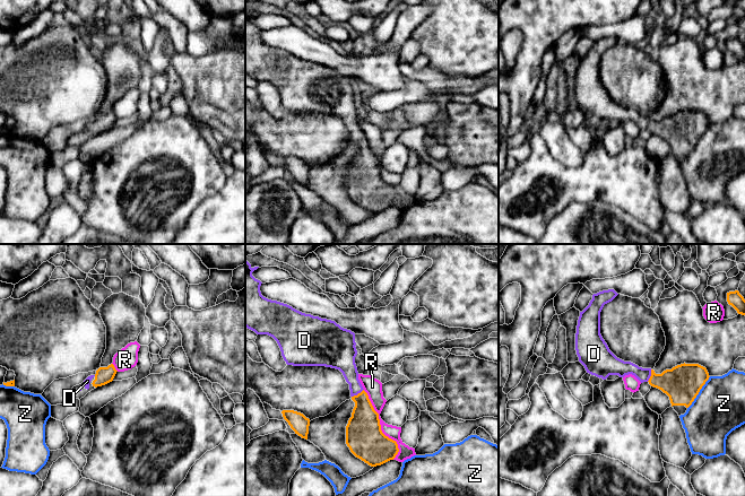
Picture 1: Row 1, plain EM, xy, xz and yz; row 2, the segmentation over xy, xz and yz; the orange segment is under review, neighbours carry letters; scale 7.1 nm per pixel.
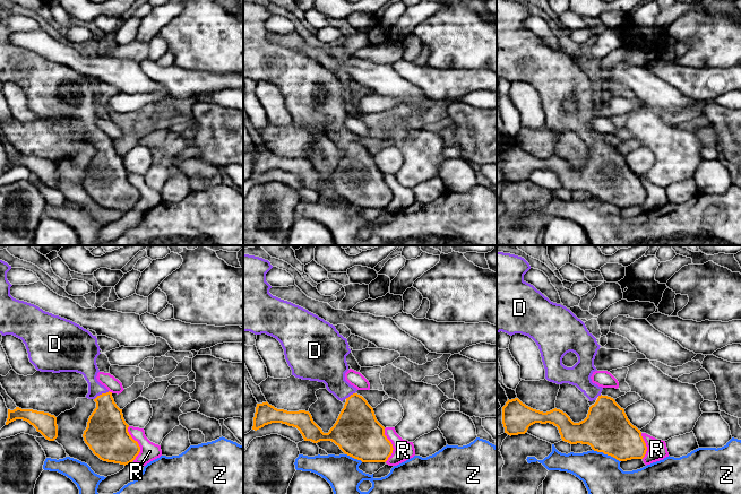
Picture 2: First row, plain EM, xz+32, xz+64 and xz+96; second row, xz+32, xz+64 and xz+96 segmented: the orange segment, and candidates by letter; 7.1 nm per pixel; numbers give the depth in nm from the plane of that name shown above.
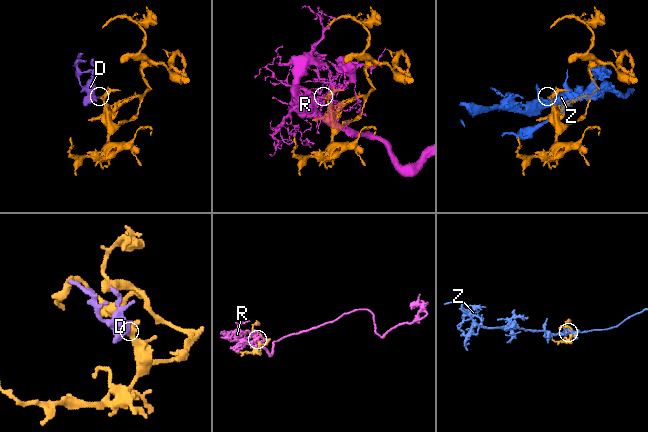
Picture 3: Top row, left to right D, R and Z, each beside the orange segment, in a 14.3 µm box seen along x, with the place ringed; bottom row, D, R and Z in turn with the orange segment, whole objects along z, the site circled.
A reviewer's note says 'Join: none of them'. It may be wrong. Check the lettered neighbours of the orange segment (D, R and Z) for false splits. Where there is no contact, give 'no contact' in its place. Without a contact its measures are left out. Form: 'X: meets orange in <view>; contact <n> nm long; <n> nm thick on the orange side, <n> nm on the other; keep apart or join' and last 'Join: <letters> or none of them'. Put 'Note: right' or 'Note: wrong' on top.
Note: wrong
D: meets orange in xz; contact 110 nm long; 240 nm thick on the orange side, 140 nm on the other; join
R: meets orange in xz; contact 550 nm long; 260 nm thick on the orange side, 110 nm on the other; keep apart
Z: meets orange in yz; contact 280 nm long; 260 nm thick on the orange side, 360 nm on the other; keep apart
Join: D

